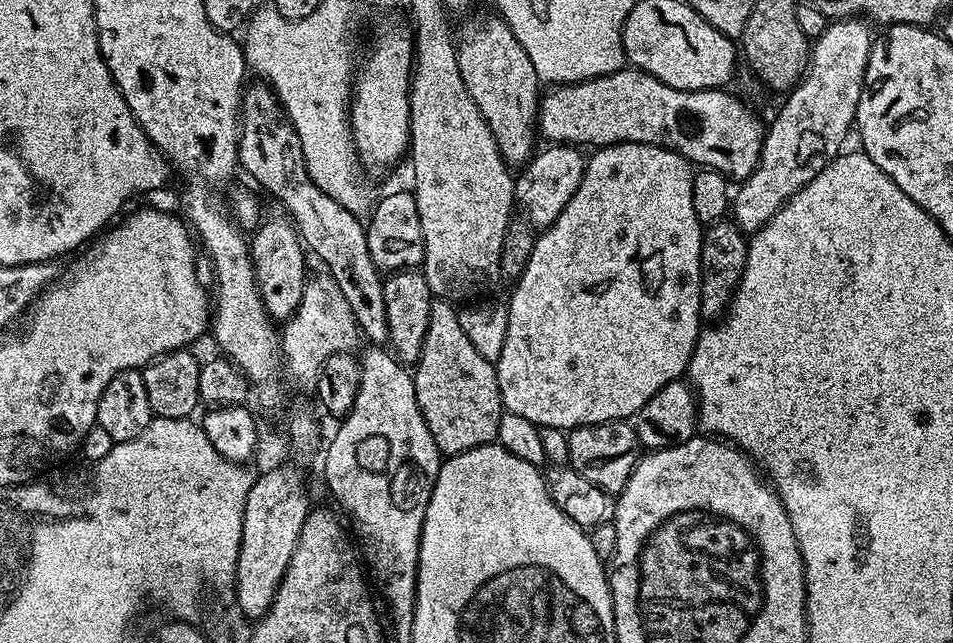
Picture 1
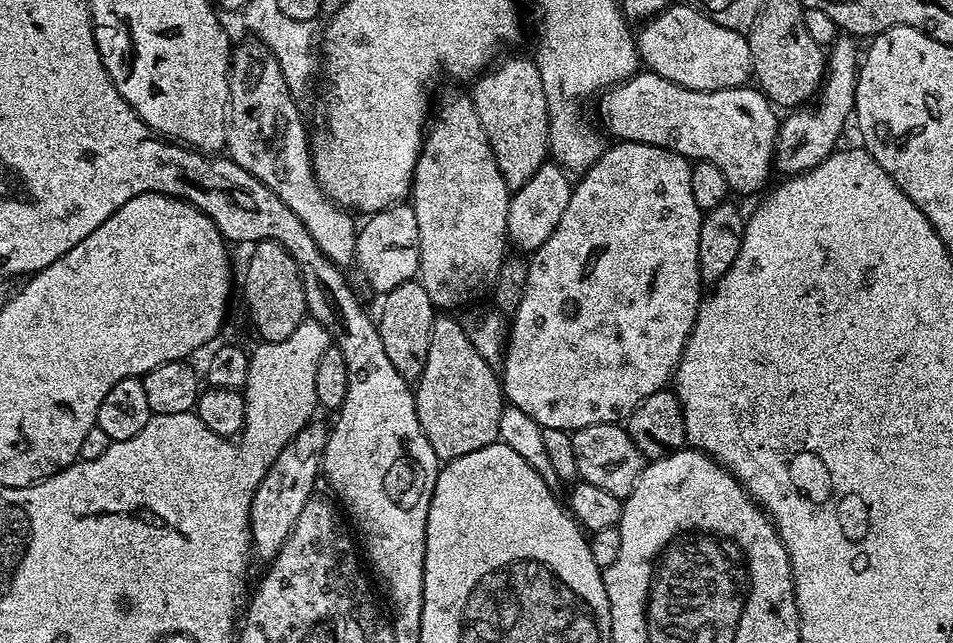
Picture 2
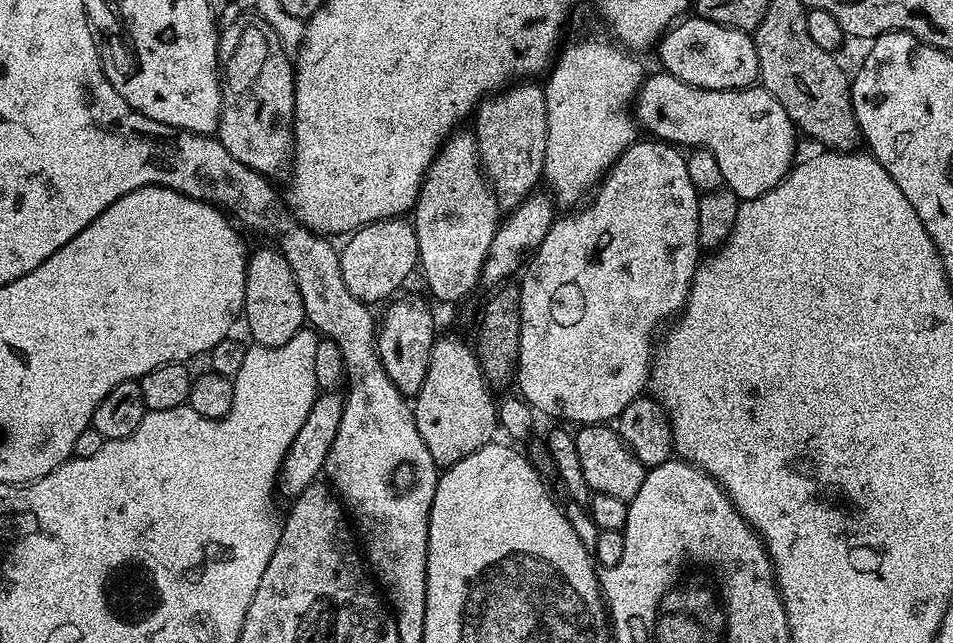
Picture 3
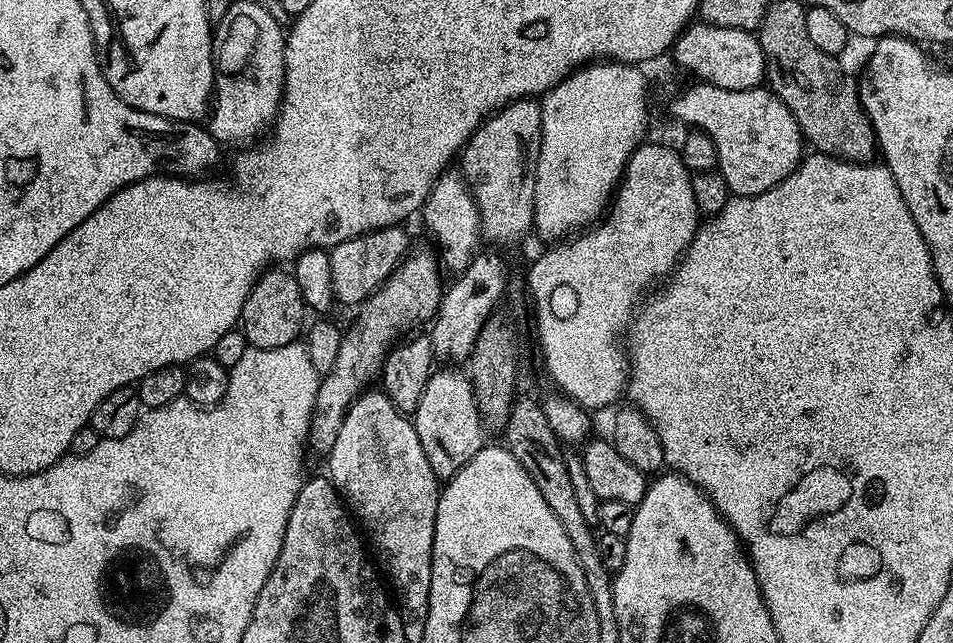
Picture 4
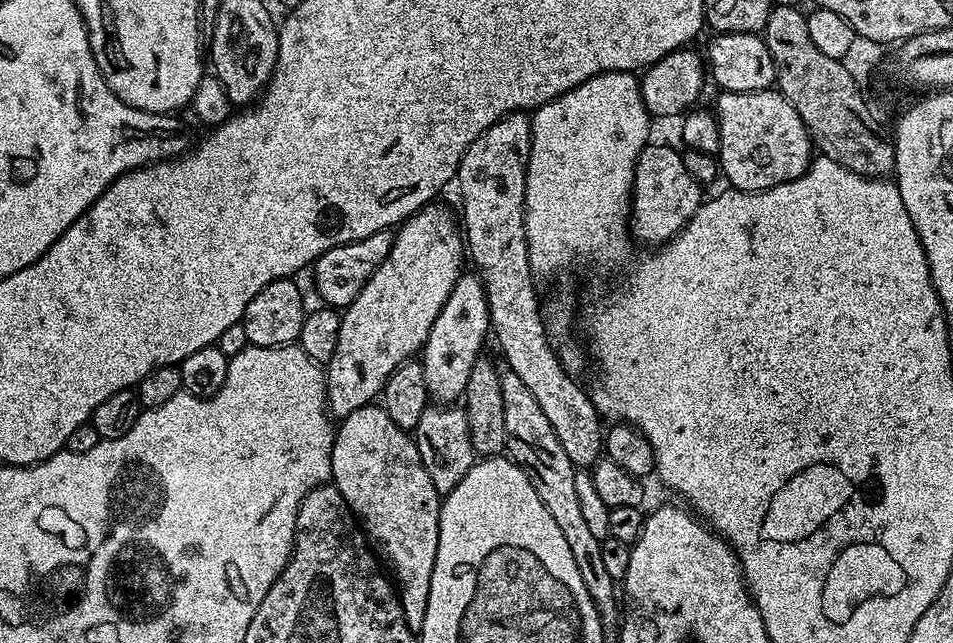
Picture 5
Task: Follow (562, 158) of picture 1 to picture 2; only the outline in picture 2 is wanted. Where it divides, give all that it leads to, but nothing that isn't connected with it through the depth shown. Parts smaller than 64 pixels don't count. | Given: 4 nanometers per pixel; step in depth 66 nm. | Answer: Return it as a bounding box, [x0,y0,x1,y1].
[506,162,574,254]

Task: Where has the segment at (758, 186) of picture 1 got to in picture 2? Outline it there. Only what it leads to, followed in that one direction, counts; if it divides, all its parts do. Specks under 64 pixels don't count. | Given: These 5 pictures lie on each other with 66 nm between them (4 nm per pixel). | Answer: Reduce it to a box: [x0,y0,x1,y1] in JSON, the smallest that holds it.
[774,38,862,177]

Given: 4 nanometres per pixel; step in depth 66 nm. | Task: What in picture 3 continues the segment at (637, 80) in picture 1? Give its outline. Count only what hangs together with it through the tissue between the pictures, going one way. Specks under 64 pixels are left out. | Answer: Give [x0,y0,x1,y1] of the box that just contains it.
[634,70,798,202]

